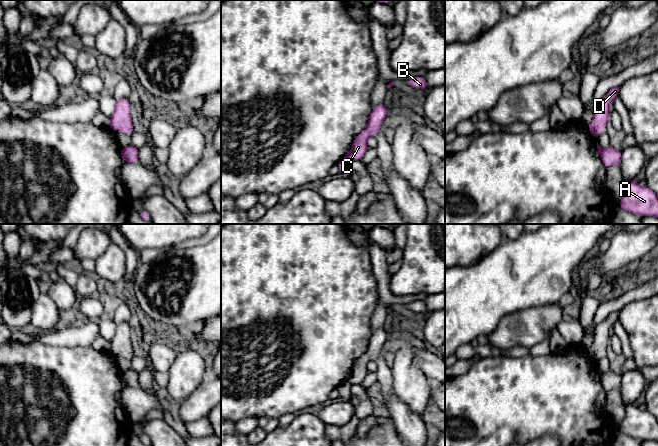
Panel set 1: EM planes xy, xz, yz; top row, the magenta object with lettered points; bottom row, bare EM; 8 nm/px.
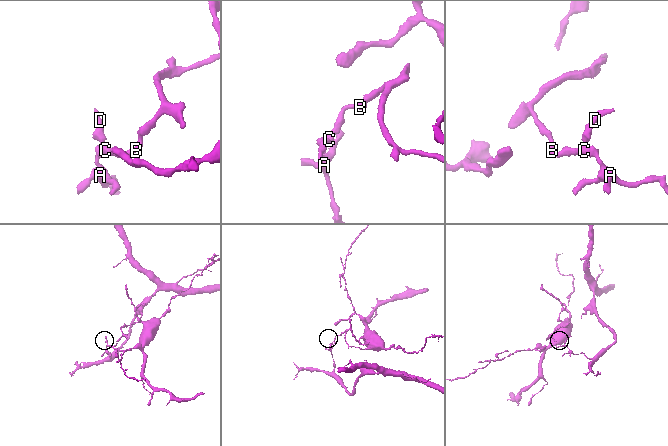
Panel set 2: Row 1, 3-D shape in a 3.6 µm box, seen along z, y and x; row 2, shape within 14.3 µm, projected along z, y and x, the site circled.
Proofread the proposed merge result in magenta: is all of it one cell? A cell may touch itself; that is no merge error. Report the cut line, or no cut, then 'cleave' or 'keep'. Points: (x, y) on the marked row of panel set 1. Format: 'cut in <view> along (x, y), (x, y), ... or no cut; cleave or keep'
cut in xz along (347, 155), (351, 160); cleave

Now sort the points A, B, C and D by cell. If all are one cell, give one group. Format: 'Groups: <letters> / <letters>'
Groups: A / B C D

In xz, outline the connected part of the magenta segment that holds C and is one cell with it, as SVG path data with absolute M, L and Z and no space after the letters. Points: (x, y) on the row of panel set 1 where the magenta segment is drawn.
M383 103L377 105L372 109L369 115L367 127L357 135L352 148L347 154L348 158L352 160L362 160L363 156L368 150L368 139L371 136L376 137L388 113L388 107Z

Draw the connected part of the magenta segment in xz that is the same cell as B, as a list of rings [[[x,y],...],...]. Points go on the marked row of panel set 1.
[[[416,76],[410,79],[405,80],[406,84],[415,88],[415,89],[426,89],[429,87],[426,79],[423,76]]]

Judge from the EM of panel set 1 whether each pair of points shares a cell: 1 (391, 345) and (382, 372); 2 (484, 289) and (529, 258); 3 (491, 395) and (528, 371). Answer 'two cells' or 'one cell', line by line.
1: one cell
2: one cell
3: one cell

